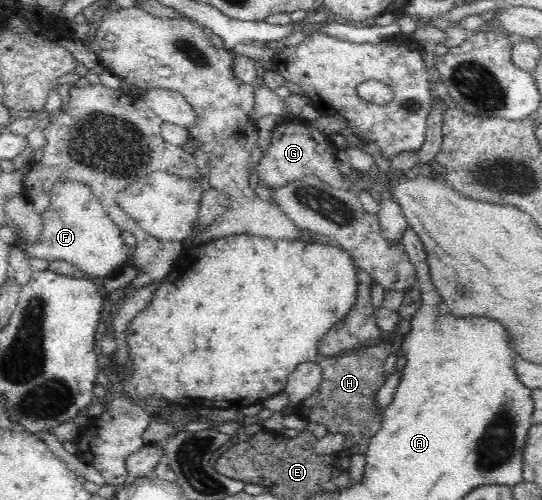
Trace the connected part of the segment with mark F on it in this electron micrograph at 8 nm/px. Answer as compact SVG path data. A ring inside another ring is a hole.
M60 181L51 193L50 206L41 212L44 230L38 242L26 243L25 254L47 261L66 261L96 277L111 277L126 265L132 249L122 240L122 231L107 215L88 185Z

